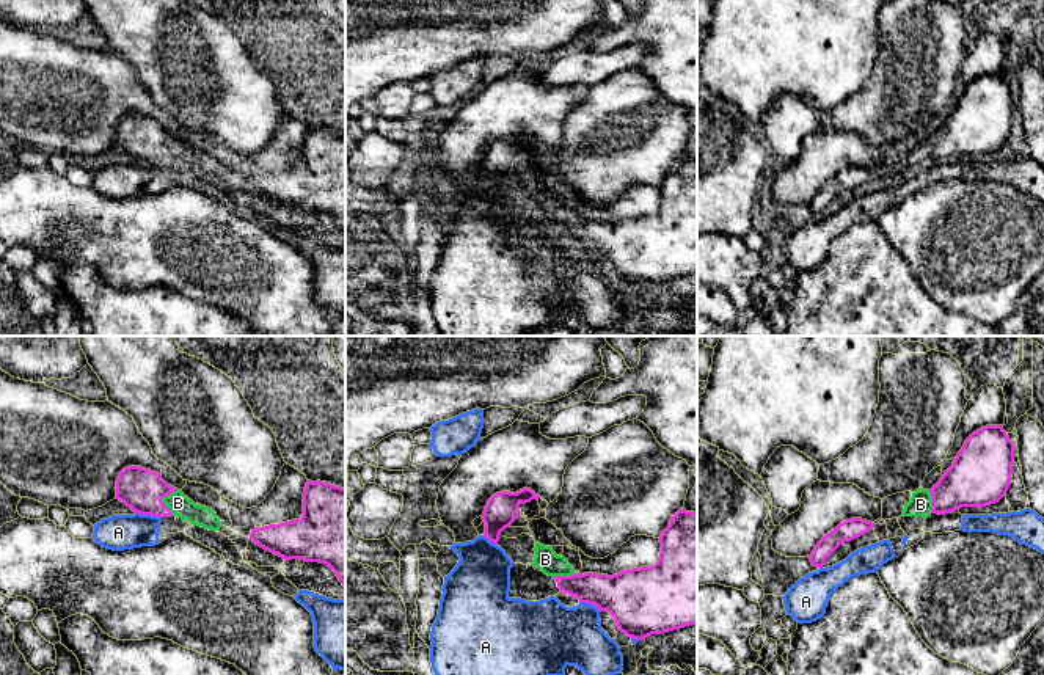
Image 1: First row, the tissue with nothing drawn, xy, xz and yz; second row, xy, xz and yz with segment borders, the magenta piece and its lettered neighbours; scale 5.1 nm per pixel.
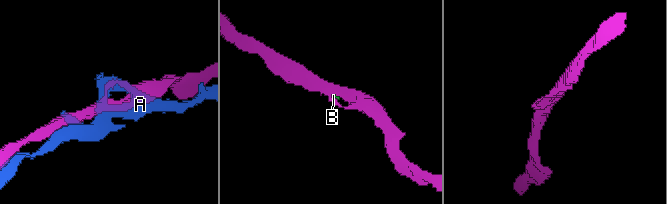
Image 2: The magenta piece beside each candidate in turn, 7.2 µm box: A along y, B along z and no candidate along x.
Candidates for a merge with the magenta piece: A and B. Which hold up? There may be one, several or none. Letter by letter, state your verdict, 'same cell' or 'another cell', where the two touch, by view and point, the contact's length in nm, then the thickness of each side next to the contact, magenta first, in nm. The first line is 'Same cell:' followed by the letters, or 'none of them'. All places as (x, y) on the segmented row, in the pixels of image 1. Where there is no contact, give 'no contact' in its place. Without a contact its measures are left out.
Same cell: B
A: another cell; meets magenta in xy at (149, 514); contact 130 nm long; 220 nm thick on the magenta side, 190 nm on the other
B: same cell; meets magenta in xy at (162, 501); contact 150 nm long; 220 nm thick on the magenta side, 110 nm on the other

